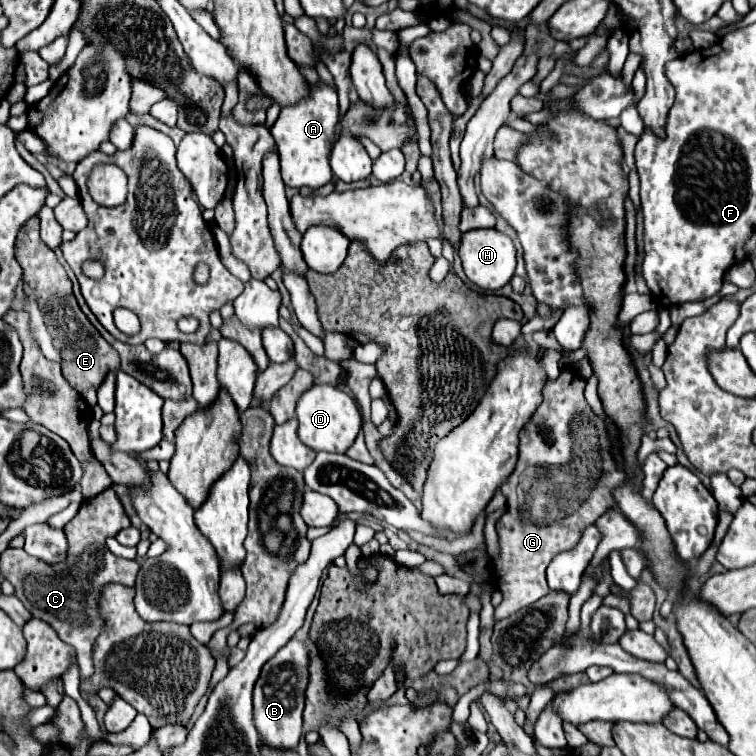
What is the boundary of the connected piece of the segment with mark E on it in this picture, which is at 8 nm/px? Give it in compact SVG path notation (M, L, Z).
M34 216L18 232L16 258L18 258L18 262L20 262L22 270L24 270L24 280L40 296L38 306L44 312L46 326L48 326L48 330L50 330L50 334L54 338L56 348L64 356L64 366L62 366L64 378L78 392L82 392L82 390L86 390L90 386L98 388L100 382L104 380L104 376L110 370L118 370L118 366L120 366L118 352L100 336L100 332L90 324L90 320L80 310L76 298L72 294L72 282L66 276L66 270L56 260L56 254L40 240L40 232L38 230L40 230L38 218Z

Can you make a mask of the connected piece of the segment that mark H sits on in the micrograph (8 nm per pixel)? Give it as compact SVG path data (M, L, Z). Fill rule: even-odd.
M494 228L464 232L462 242L458 244L458 256L462 260L462 268L464 268L464 274L468 276L468 280L484 290L500 290L514 276L514 268L516 268L514 242L506 234L502 234Z

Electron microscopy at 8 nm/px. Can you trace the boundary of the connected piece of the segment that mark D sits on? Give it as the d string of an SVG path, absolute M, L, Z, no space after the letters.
M314 384L306 394L302 394L296 406L296 418L300 422L298 426L300 440L316 452L324 450L346 454L346 450L354 444L358 432L362 430L362 416L358 412L356 402L346 392L330 384Z

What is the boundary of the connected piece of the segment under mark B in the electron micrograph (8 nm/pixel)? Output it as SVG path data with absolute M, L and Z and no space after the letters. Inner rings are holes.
M290 640L274 658L262 666L262 674L254 686L254 726L260 742L274 750L294 750L302 736L304 690L308 684L308 650L304 642Z

